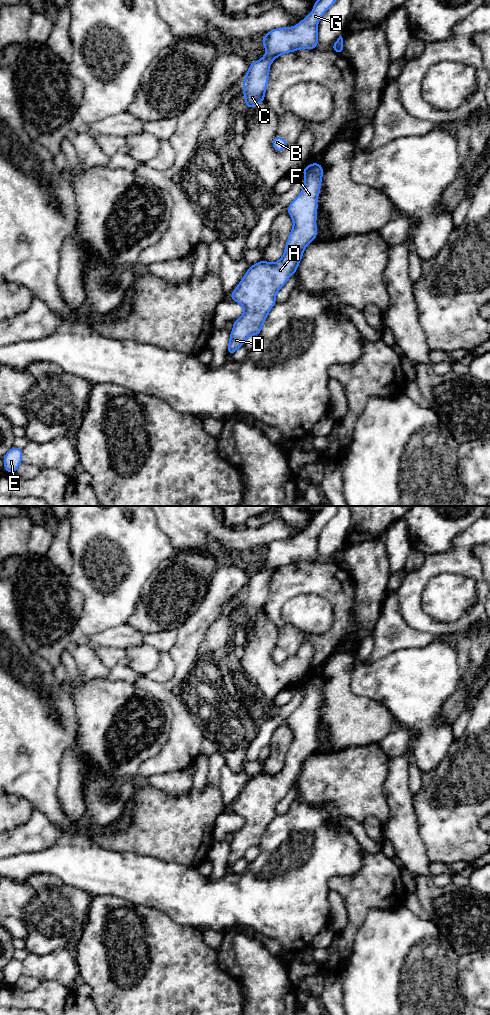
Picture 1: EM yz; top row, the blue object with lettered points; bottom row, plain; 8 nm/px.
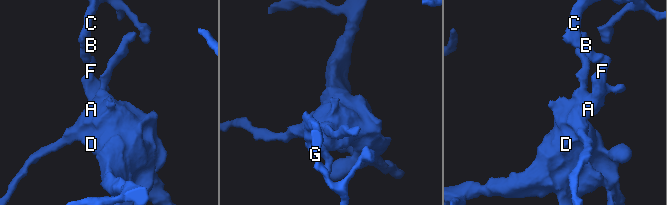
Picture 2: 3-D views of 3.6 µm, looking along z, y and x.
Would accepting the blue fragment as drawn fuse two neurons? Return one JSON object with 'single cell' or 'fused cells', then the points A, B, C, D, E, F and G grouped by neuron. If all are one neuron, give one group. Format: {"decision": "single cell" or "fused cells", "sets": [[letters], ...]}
{"decision": "fused cells", "sets": [["A", "D", "E", "F"], ["B", "C", "G"]]}

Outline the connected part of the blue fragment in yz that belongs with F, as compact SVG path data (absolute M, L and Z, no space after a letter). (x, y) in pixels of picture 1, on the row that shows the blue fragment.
M311 163L305 173L302 191L288 206L293 228L283 256L275 263L262 259L251 265L229 296L244 308L244 312L233 322L227 354L233 355L249 336L260 335L263 323L276 303L277 292L297 272L304 250L317 238L317 198L323 172L320 163Z

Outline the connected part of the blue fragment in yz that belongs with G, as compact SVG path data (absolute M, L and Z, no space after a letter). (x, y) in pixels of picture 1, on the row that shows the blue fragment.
M316 0L311 13L297 25L270 30L262 38L266 54L252 62L244 76L241 93L245 96L245 108L252 108L265 100L270 65L277 57L300 49L317 49L317 25L335 1Z

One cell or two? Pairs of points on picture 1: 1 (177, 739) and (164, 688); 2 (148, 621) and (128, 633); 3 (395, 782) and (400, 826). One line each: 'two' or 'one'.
1: one
2: two
3: one

